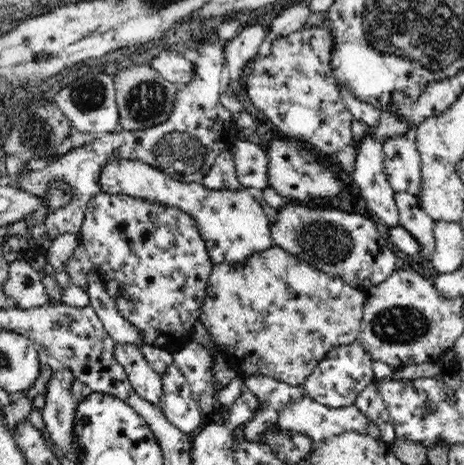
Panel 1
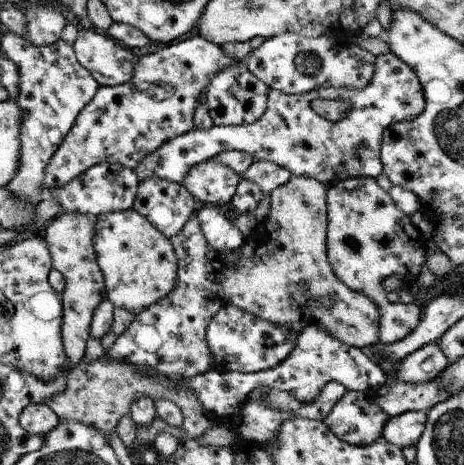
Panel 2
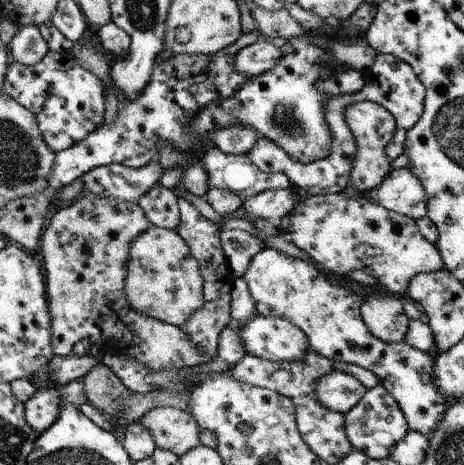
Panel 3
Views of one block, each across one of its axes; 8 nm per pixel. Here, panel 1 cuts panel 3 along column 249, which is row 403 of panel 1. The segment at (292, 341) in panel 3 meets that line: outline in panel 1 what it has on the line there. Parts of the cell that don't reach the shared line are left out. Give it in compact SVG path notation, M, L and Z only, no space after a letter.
M352 342L348 346L338 346L326 354L324 360L314 368L314 372L306 378L304 390L308 398L330 406L330 408L346 408L354 406L358 396L372 384L374 380L374 360L370 358L368 350L360 342Z

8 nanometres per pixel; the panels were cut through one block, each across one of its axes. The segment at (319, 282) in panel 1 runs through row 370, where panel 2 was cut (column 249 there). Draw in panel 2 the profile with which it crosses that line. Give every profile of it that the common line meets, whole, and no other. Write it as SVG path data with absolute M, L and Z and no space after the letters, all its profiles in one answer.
M291 176L283 186L277 186L271 194L271 212L265 220L259 220L249 236L245 236L239 248L239 260L233 266L225 266L223 294L229 306L237 306L257 318L269 320L275 326L287 326L299 334L307 326L321 326L337 340L367 350L379 342L381 312L369 296L353 292L333 272L327 260L327 184L305 176Z

